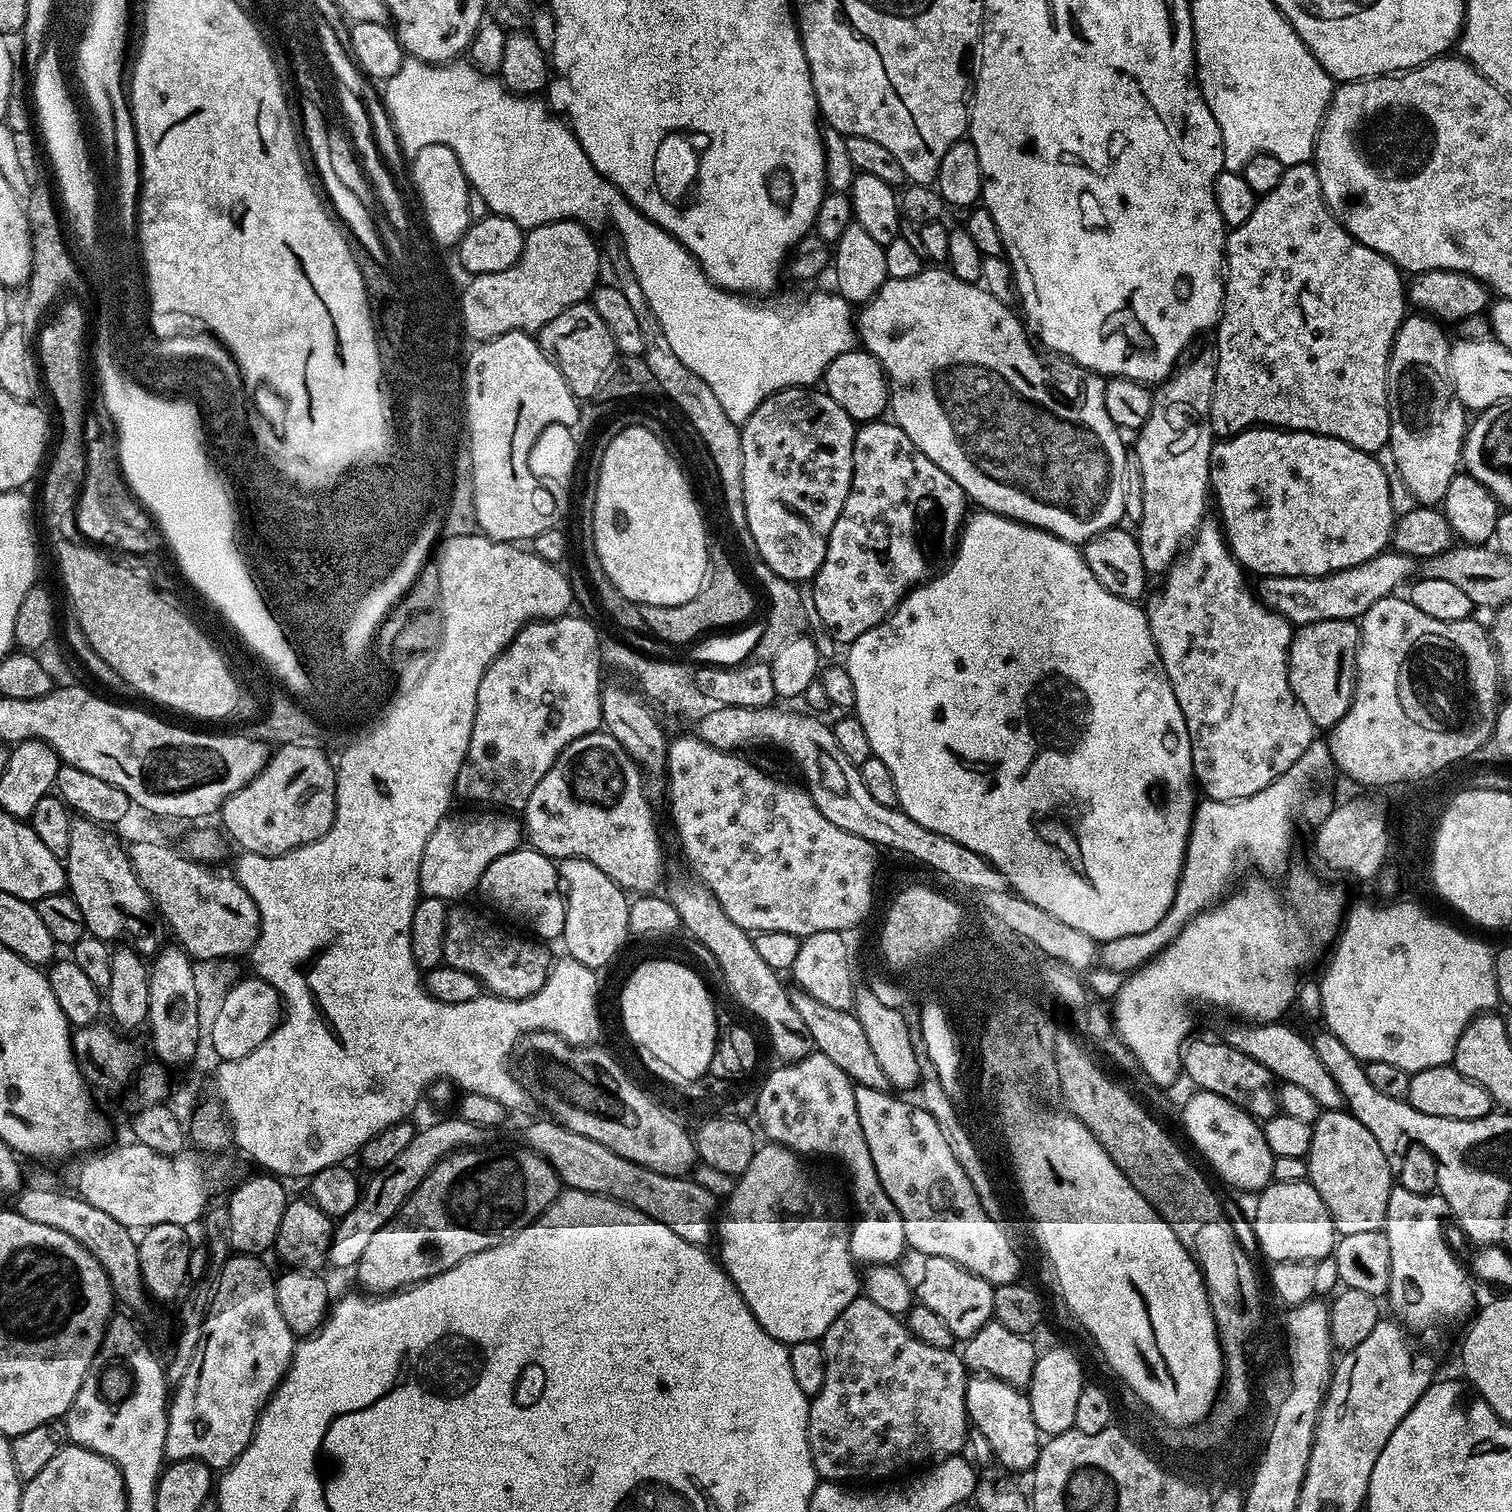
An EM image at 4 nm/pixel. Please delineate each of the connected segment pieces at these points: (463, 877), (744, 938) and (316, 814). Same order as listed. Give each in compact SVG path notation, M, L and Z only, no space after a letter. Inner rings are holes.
M468 810L465 816L449 814L430 834L420 863L420 891L445 902L456 902L467 892L476 892L482 874L494 858L510 854L522 844L522 824L515 815L500 810Z
M689 878L681 884L676 884L666 892L668 901L678 910L683 931L689 932L710 955L716 959L732 996L752 1016L757 1016L764 1023L768 1031L768 1040L772 1048L784 1062L801 1060L802 1057L813 1051L814 1045L810 1034L806 1030L806 1022L802 1022L798 1010L794 1010L789 989L784 989L784 984L778 973L759 956L754 950L754 939L742 926L734 926L730 918L714 894L705 884Z
M315 743L310 746L292 746L283 745L277 747L275 751L268 757L268 764L263 768L257 776L251 780L246 786L242 786L242 790L238 790L232 795L226 803L224 803L223 811L228 812L228 832L241 844L244 852L253 852L259 856L281 856L287 852L292 852L295 848L306 846L310 842L320 840L332 828L332 823L336 817L336 770L333 761L328 761L328 756Z

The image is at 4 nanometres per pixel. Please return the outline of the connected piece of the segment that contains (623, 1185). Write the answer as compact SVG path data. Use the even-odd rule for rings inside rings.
M551 1118L543 1119L534 1121L525 1130L523 1143L556 1171L561 1185L577 1192L589 1192L595 1196L604 1196L607 1200L628 1204L634 1210L654 1218L654 1222L670 1226L678 1238L686 1238L686 1242L691 1244L704 1246L708 1239L713 1239L718 1198L693 1178L658 1174L646 1166L638 1166L622 1158L622 1154L614 1154L614 1150L602 1146L602 1142L586 1138L586 1134L574 1134L574 1130Z

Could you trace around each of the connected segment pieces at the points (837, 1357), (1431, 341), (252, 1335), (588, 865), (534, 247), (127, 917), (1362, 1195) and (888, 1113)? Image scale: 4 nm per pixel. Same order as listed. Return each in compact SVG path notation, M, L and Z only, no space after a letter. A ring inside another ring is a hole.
M857 1298L834 1318L834 1322L824 1331L822 1337L824 1357L826 1358L826 1382L822 1382L822 1390L811 1397L808 1406L808 1445L812 1461L816 1467L817 1477L824 1482L856 1482L852 1480L876 1480L879 1476L888 1476L899 1468L908 1468L911 1464L920 1464L923 1460L954 1456L965 1451L968 1442L968 1407L966 1406L966 1390L970 1379L969 1369L965 1368L959 1351L952 1348L939 1348L922 1342L908 1329L901 1317L882 1310L882 1306L874 1306L866 1298Z
M1408 314L1396 331L1392 353L1388 363L1388 413L1390 414L1389 445L1398 461L1398 471L1406 482L1406 490L1420 506L1436 506L1441 503L1450 482L1462 468L1464 438L1466 435L1466 409L1456 397L1450 378L1450 339L1437 321L1427 314Z
M232 1254L224 1263L217 1294L201 1328L202 1338L192 1351L186 1374L182 1374L170 1396L164 1443L164 1455L169 1461L201 1460L213 1470L229 1468L252 1441L261 1410L288 1372L294 1337L278 1310L278 1298L274 1298L273 1273L268 1273L260 1260L259 1255Z
M570 858L559 861L558 871L566 889L566 907L564 910L564 934L567 955L585 964L587 968L601 970L616 956L616 951L630 940L628 931L629 893L625 892L594 862L582 858Z
M555 220L538 226L531 234L525 235L524 249L514 266L480 276L484 302L488 302L488 318L504 318L504 328L508 332L536 334L542 326L546 326L550 318L558 318L562 310L585 303L601 279L602 248L592 236L595 235L576 220Z
M83 818L73 819L66 857L67 891L82 910L84 927L91 935L109 942L129 936L127 947L145 958L155 957L166 940L162 917L142 882L138 882L138 874L128 857L128 848L104 832L107 831L99 824Z
M1347 1110L1321 1111L1320 1117L1312 1125L1312 1141L1310 1142L1310 1150L1306 1159L1308 1162L1308 1180L1314 1186L1314 1190L1318 1190L1318 1194L1322 1198L1326 1210L1332 1216L1332 1221L1340 1236L1345 1236L1346 1234L1363 1234L1365 1230L1378 1232L1383 1229L1386 1220L1386 1206L1388 1205L1388 1199L1394 1187L1394 1181L1392 1181L1394 1170L1388 1164L1386 1154L1382 1154L1382 1146L1378 1146L1378 1142L1374 1142L1374 1134L1370 1134L1370 1130L1366 1130L1366 1126L1362 1126L1362 1122L1358 1122L1358 1118L1354 1118L1351 1112Z
M856 1088L856 1105L858 1106L858 1122L862 1122L862 1134L866 1134L866 1146L870 1146L870 1158L874 1158L874 1170L878 1170L878 1182L882 1182L882 1190L886 1190L886 1194L890 1198L890 1202L894 1202L894 1206L898 1210L898 1214L904 1223L906 1230L906 1245L916 1252L921 1252L921 1257L927 1258L937 1256L938 1258L950 1258L950 1262L954 1262L958 1266L962 1266L966 1270L970 1270L974 1274L978 1274L978 1278L982 1278L986 1282L990 1282L994 1286L997 1284L1015 1284L1021 1279L1020 1276L1020 1256L1012 1249L1012 1244L1008 1241L1008 1236L1004 1233L1004 1228L999 1223L999 1219L990 1217L986 1214L986 1210L982 1210L982 1206L978 1202L978 1198L974 1194L974 1186L970 1186L970 1178L966 1178L966 1174L962 1170L962 1166L958 1166L958 1161L954 1159L954 1154L950 1151L950 1145L946 1143L946 1138L942 1138L942 1130L938 1126L938 1122L934 1122L934 1118L928 1112L927 1107L920 1106L915 1108L912 1104L903 1104L891 1091L885 1090L879 1092L873 1088Z

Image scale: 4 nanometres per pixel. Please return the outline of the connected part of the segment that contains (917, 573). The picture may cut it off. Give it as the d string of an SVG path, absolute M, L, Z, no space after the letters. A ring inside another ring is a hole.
M864 422L856 429L852 485L846 494L842 514L838 514L838 522L834 522L834 530L828 535L826 558L822 558L822 566L810 581L814 603L827 635L841 640L844 646L881 624L929 575L928 564L932 570L939 569L953 555L966 520L966 497L958 482L954 482L946 470L934 466L895 422L880 423L884 422Z

